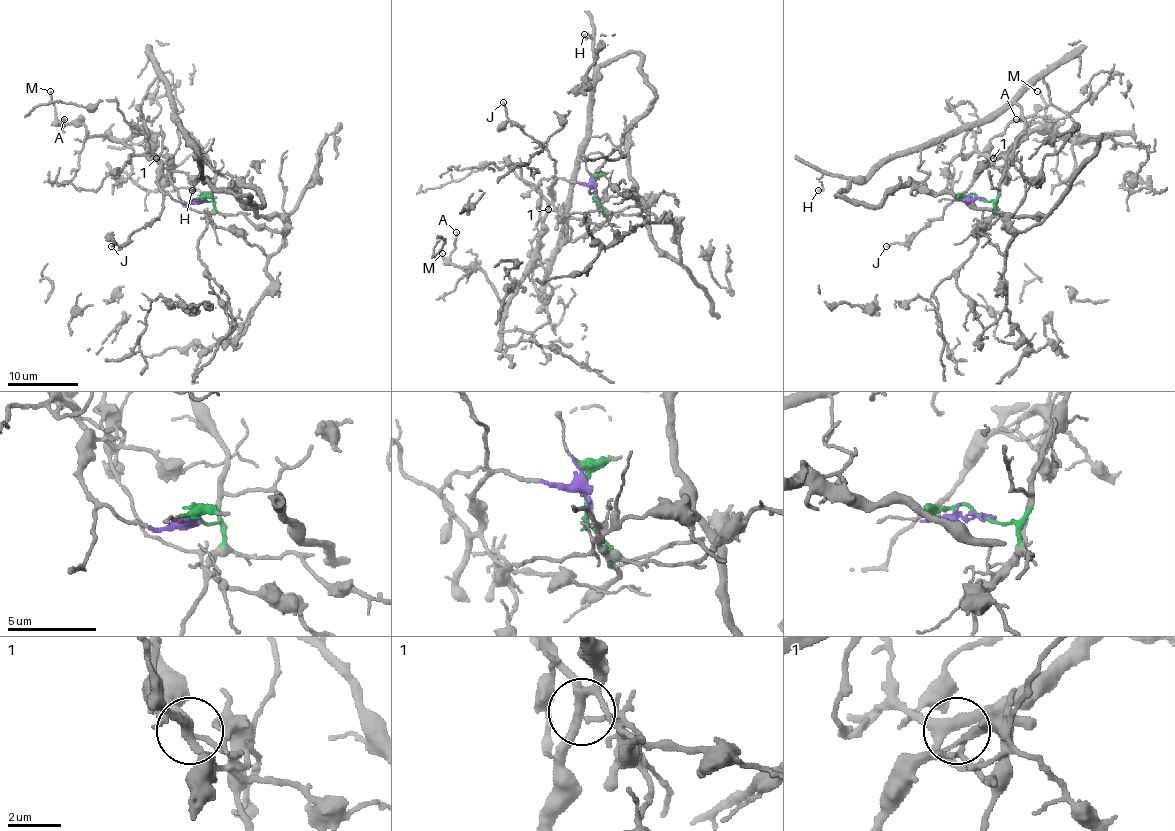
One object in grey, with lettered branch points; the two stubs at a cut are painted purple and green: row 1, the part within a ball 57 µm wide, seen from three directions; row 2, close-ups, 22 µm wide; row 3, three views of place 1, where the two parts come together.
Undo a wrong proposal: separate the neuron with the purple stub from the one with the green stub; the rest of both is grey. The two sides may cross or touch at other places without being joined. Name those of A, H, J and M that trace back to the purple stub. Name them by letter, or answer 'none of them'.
A, J, M

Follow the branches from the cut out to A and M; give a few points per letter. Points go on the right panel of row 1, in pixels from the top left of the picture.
A: (978, 197), (964, 201), (963, 193), (987, 162), (1033, 132), (1086, 139), (1053, 137), (1051, 124), (1016, 119)
M: (978, 197), (964, 201), (963, 193), (987, 162), (1033, 132), (1086, 139), (1053, 137), (1037, 91)

